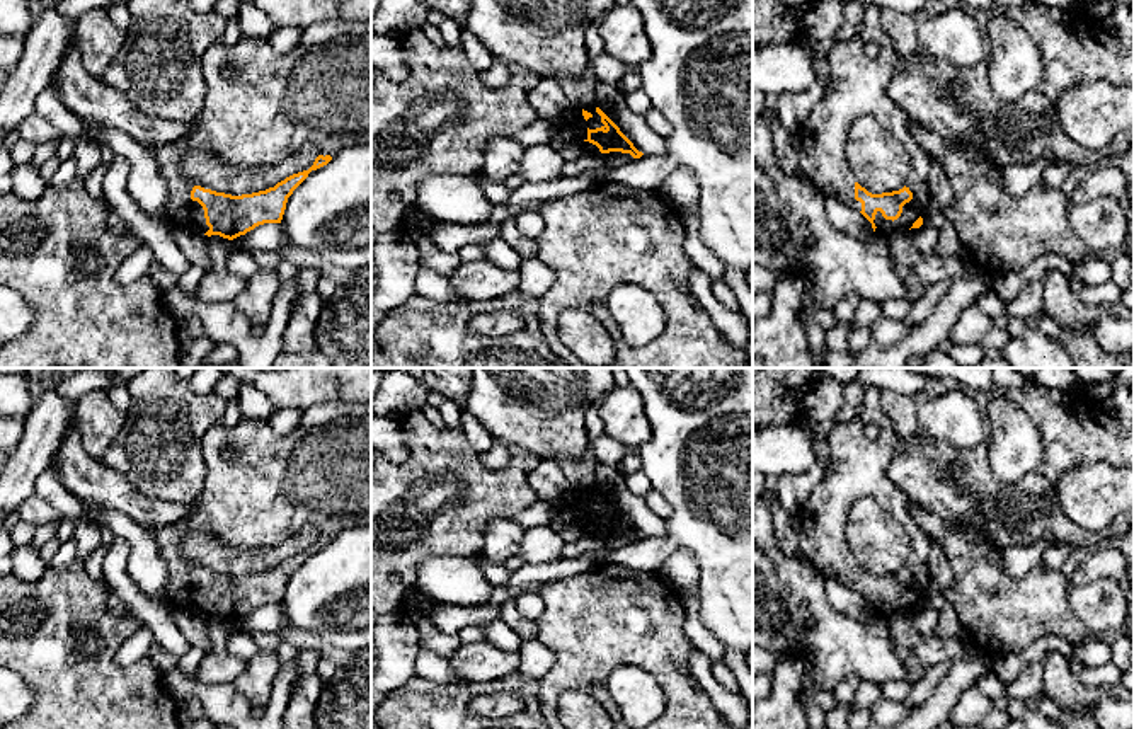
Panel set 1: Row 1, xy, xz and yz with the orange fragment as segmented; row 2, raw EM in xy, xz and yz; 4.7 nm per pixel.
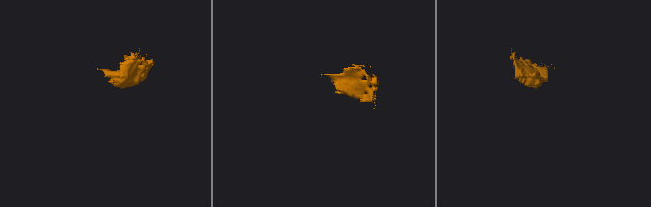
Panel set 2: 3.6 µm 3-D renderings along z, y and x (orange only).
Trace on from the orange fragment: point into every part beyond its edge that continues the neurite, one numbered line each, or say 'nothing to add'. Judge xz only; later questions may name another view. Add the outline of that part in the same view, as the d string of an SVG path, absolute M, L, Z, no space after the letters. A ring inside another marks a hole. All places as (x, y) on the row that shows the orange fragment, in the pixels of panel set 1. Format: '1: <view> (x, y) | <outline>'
1: xz (591, 123) | M577 109L577 116L570 123L567 123L567 124L570 124L570 126L581 126L586 131L584 140L587 140L587 131L589 129L596 129L596 128L604 126L601 123L601 116L599 118L593 116L593 118L589 118L586 121L584 116L582 116L582 109Z

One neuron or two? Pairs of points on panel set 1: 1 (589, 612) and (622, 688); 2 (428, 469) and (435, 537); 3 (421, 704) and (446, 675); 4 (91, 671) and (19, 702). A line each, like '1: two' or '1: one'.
1: two
2: one
3: two
4: two

